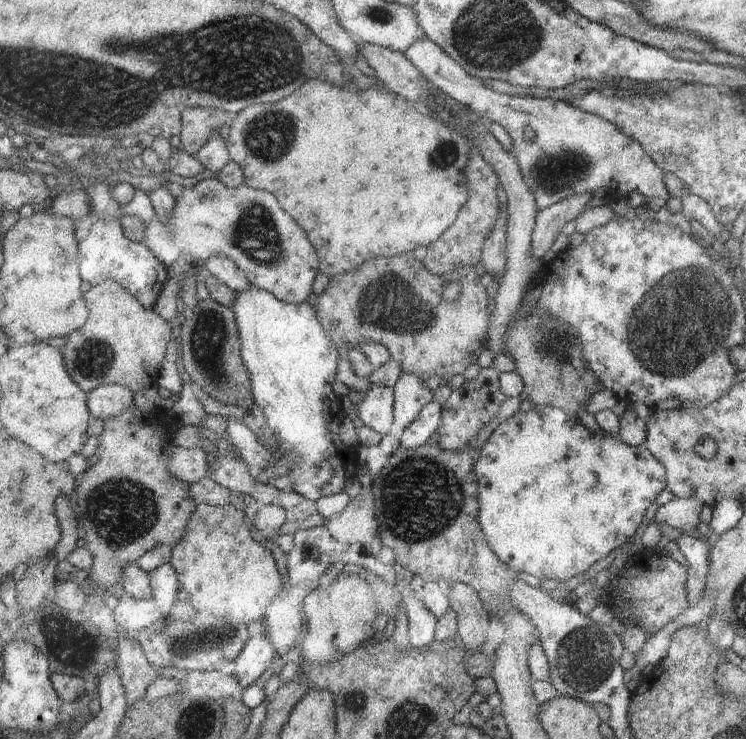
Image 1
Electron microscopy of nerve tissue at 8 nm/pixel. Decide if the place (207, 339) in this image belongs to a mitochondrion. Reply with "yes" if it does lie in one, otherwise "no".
yes

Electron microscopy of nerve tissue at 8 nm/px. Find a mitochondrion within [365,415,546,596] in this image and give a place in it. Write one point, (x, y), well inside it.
(418, 499)

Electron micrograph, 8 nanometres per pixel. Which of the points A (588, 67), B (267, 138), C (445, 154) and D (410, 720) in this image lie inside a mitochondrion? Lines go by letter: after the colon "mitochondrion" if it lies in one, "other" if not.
A: other
B: mitochondrion
C: mitochondrion
D: mitochondrion

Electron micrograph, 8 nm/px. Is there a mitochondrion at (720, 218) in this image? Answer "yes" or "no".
no

